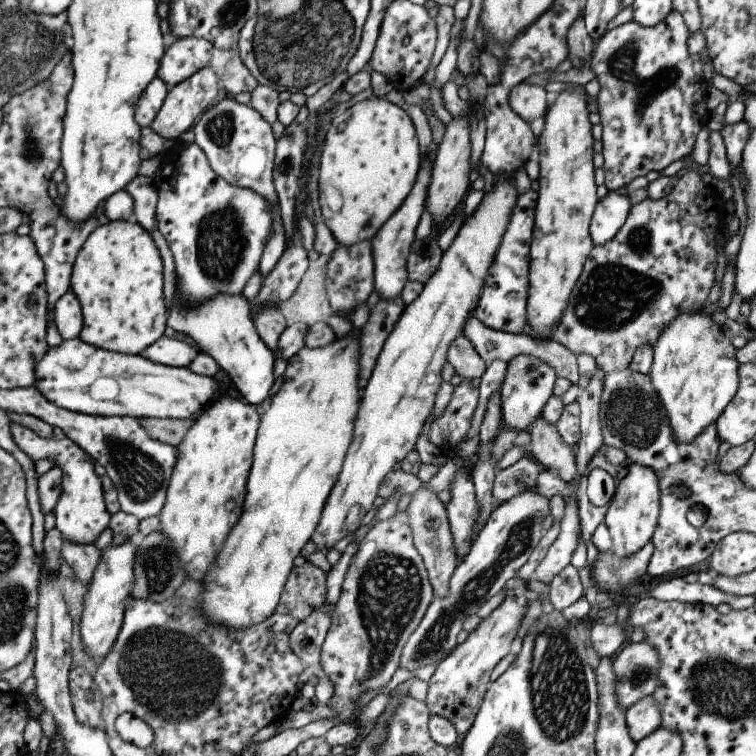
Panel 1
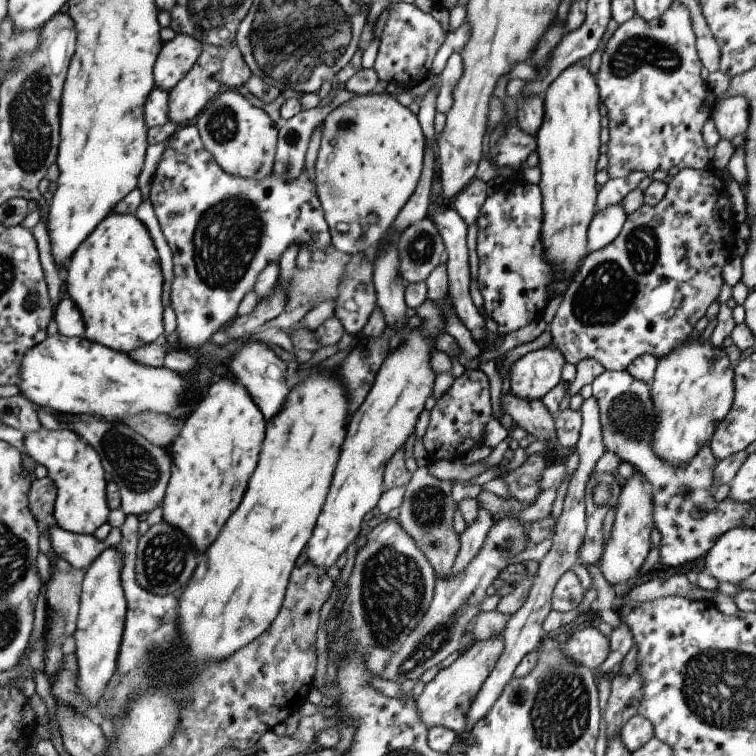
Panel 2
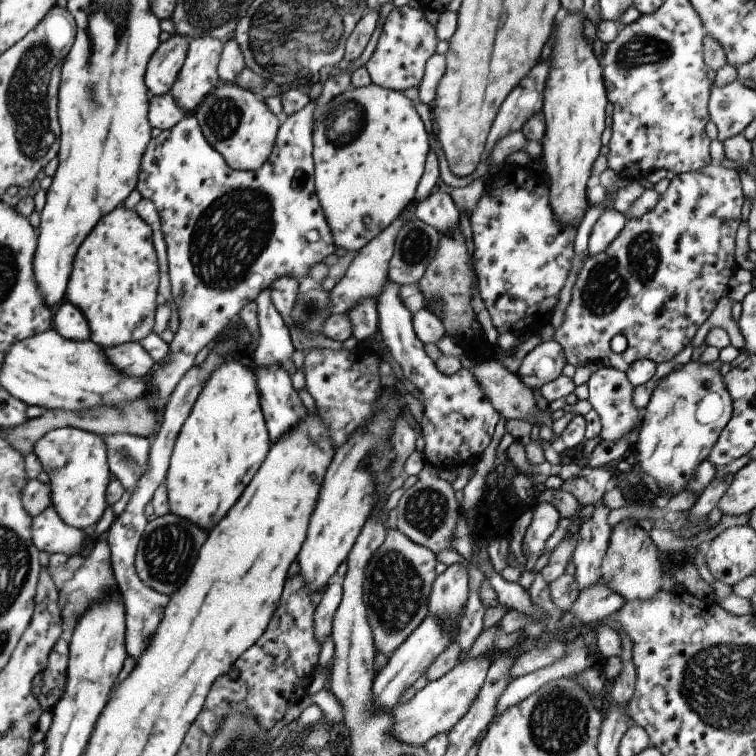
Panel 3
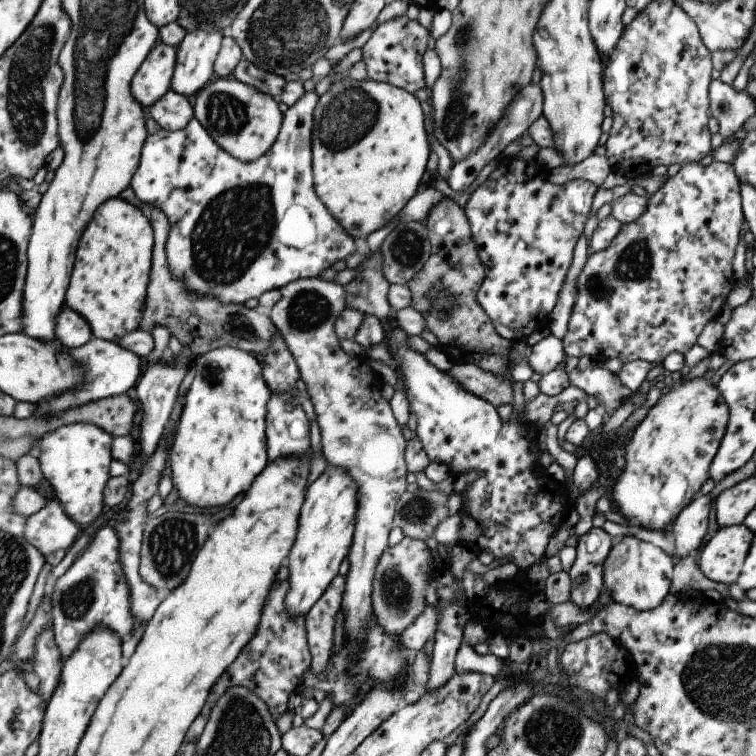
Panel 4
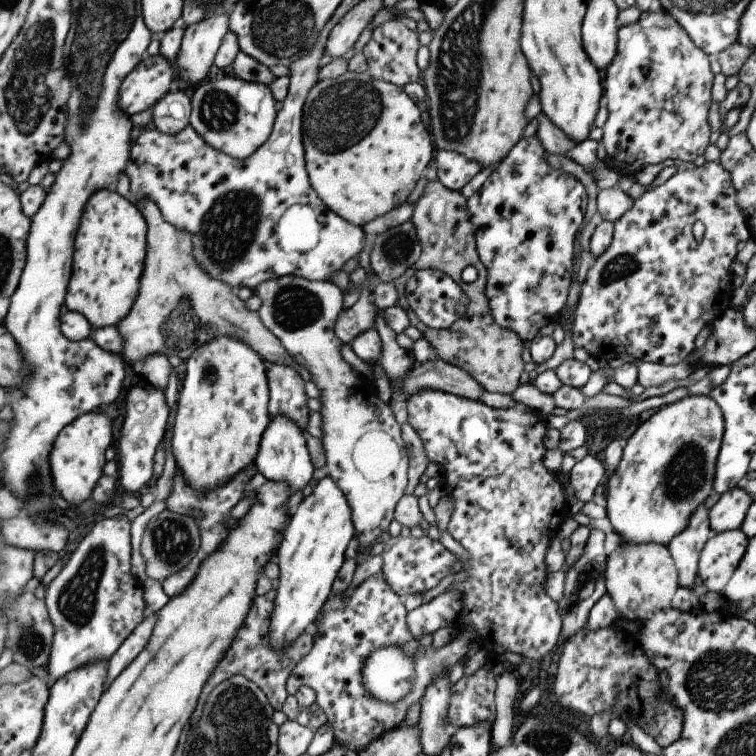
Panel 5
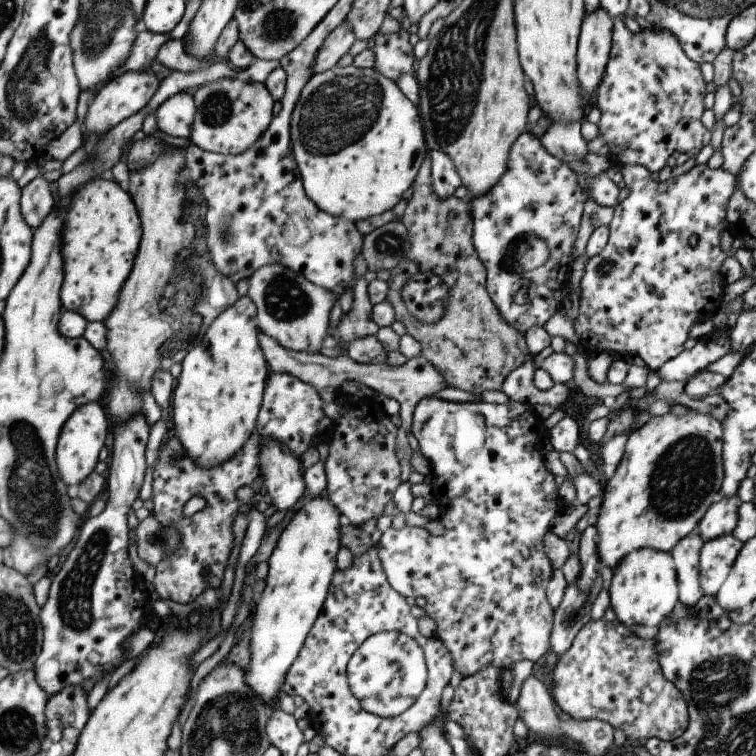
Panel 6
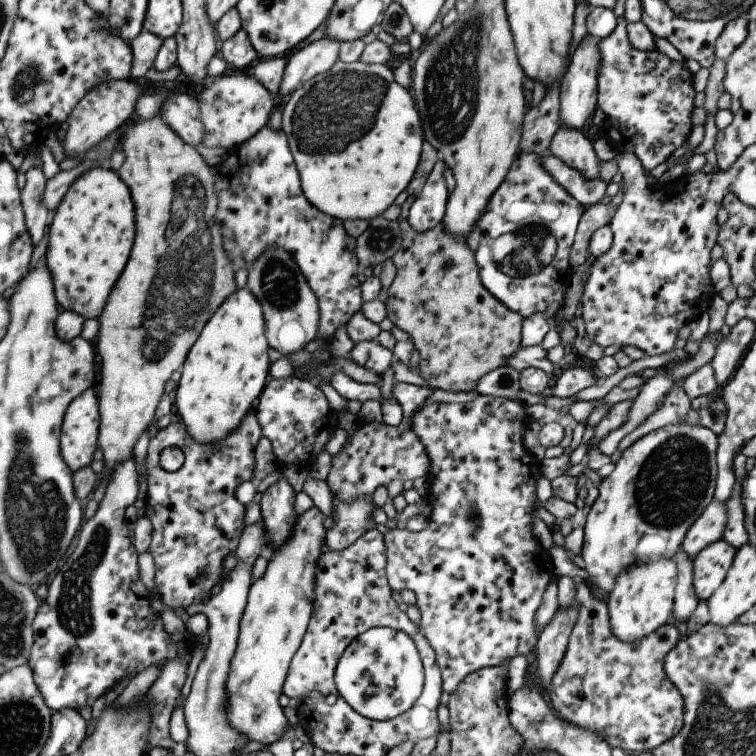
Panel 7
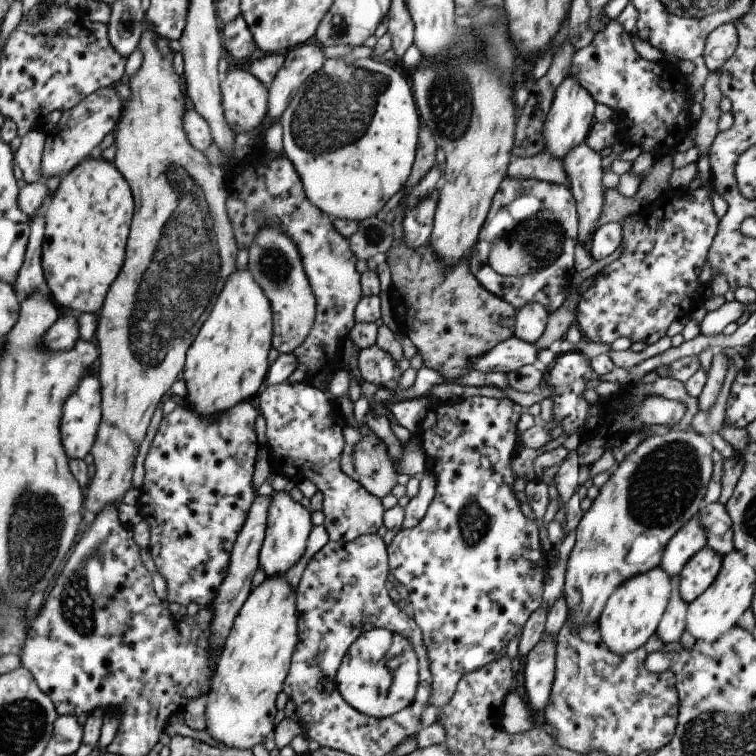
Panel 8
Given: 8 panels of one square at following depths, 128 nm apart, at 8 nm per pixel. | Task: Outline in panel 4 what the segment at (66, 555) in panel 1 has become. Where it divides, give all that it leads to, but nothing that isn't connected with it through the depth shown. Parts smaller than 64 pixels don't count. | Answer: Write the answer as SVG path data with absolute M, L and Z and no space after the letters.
M41 478L35 488L41 491L45 503L35 514L26 517L24 539L43 556L69 549L82 528L63 512L45 478Z

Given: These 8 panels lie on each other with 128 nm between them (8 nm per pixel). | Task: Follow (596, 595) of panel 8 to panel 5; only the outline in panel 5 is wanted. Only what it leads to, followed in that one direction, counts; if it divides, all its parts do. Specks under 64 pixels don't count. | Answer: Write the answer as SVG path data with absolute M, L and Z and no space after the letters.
M686 395L663 405L623 442L615 471L605 480L606 517L623 543L666 545L712 489L724 422L709 395Z

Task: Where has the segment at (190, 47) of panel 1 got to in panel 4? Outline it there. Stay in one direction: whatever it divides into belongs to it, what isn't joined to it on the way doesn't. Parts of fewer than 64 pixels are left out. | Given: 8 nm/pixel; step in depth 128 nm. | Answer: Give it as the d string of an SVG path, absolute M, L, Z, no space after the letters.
M163 43L153 45L130 82L132 95L147 109L169 90L176 61L176 47Z

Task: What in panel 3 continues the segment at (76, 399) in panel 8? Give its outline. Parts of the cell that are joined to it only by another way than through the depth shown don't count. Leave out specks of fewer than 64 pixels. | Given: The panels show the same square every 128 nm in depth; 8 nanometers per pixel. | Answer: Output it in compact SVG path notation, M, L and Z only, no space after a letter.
M71 427L46 432L32 448L33 454L47 473L50 505L57 516L76 529L93 526L105 512L106 486L109 473L106 450L100 435Z

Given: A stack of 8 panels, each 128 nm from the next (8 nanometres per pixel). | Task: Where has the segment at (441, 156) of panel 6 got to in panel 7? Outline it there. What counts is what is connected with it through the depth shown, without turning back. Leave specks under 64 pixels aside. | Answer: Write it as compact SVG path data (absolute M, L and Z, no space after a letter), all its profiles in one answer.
M441 158L436 159L420 195L411 203L407 220L414 231L421 233L442 220L449 196L443 181L443 170L446 167Z

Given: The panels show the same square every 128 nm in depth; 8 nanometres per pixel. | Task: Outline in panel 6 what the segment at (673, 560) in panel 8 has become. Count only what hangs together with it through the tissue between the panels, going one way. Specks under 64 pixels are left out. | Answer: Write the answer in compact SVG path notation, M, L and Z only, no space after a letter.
M736 494L721 496L718 502L711 503L697 524L697 532L702 541L731 533L738 521L739 505L740 501Z

